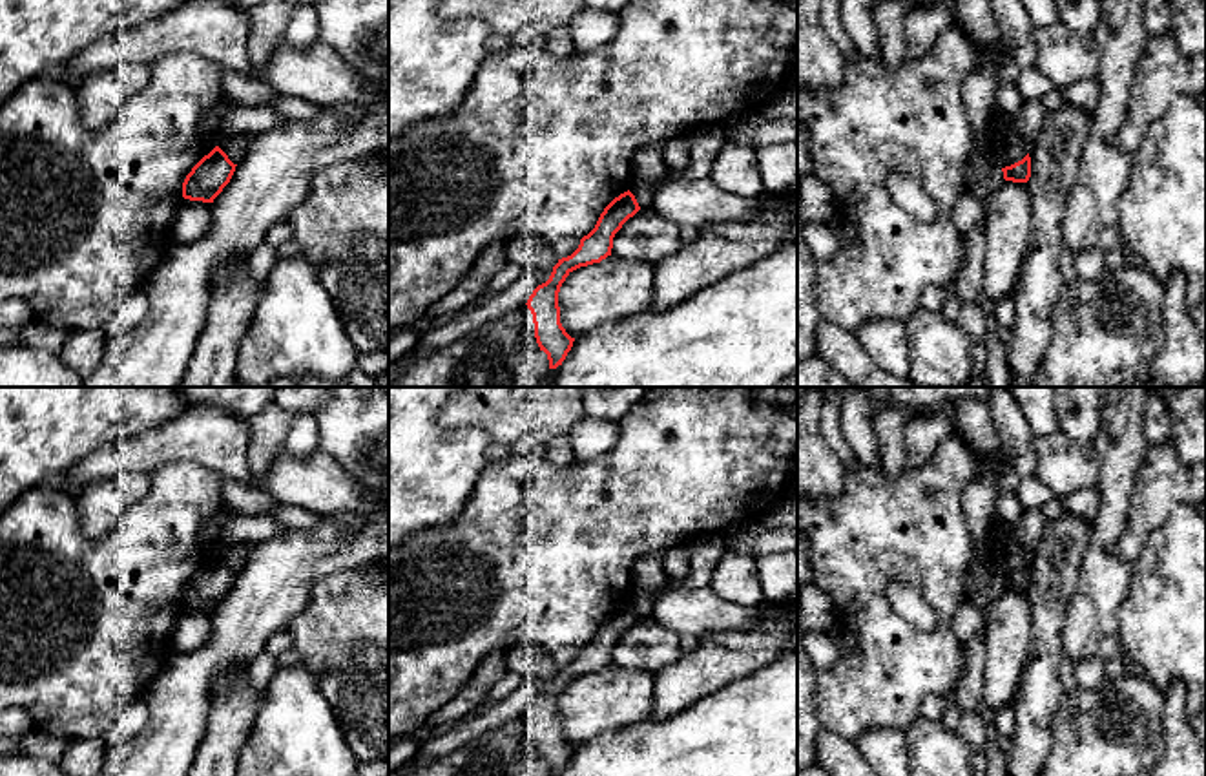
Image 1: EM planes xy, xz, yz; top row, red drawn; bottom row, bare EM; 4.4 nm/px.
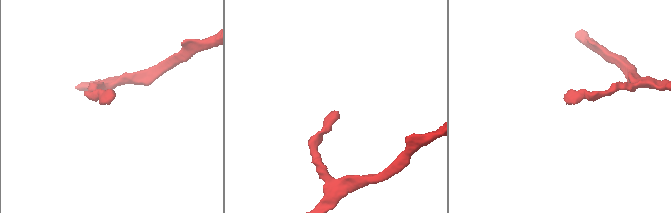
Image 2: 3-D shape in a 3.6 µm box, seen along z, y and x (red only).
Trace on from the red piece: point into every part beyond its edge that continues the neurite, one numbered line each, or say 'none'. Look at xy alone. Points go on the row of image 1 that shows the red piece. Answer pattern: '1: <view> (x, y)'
none

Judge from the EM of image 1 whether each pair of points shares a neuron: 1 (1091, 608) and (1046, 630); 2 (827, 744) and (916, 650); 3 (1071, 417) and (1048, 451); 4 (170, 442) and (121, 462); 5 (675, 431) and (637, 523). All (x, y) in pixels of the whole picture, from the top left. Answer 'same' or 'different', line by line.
1: different
2: different
3: different
4: same
5: same

